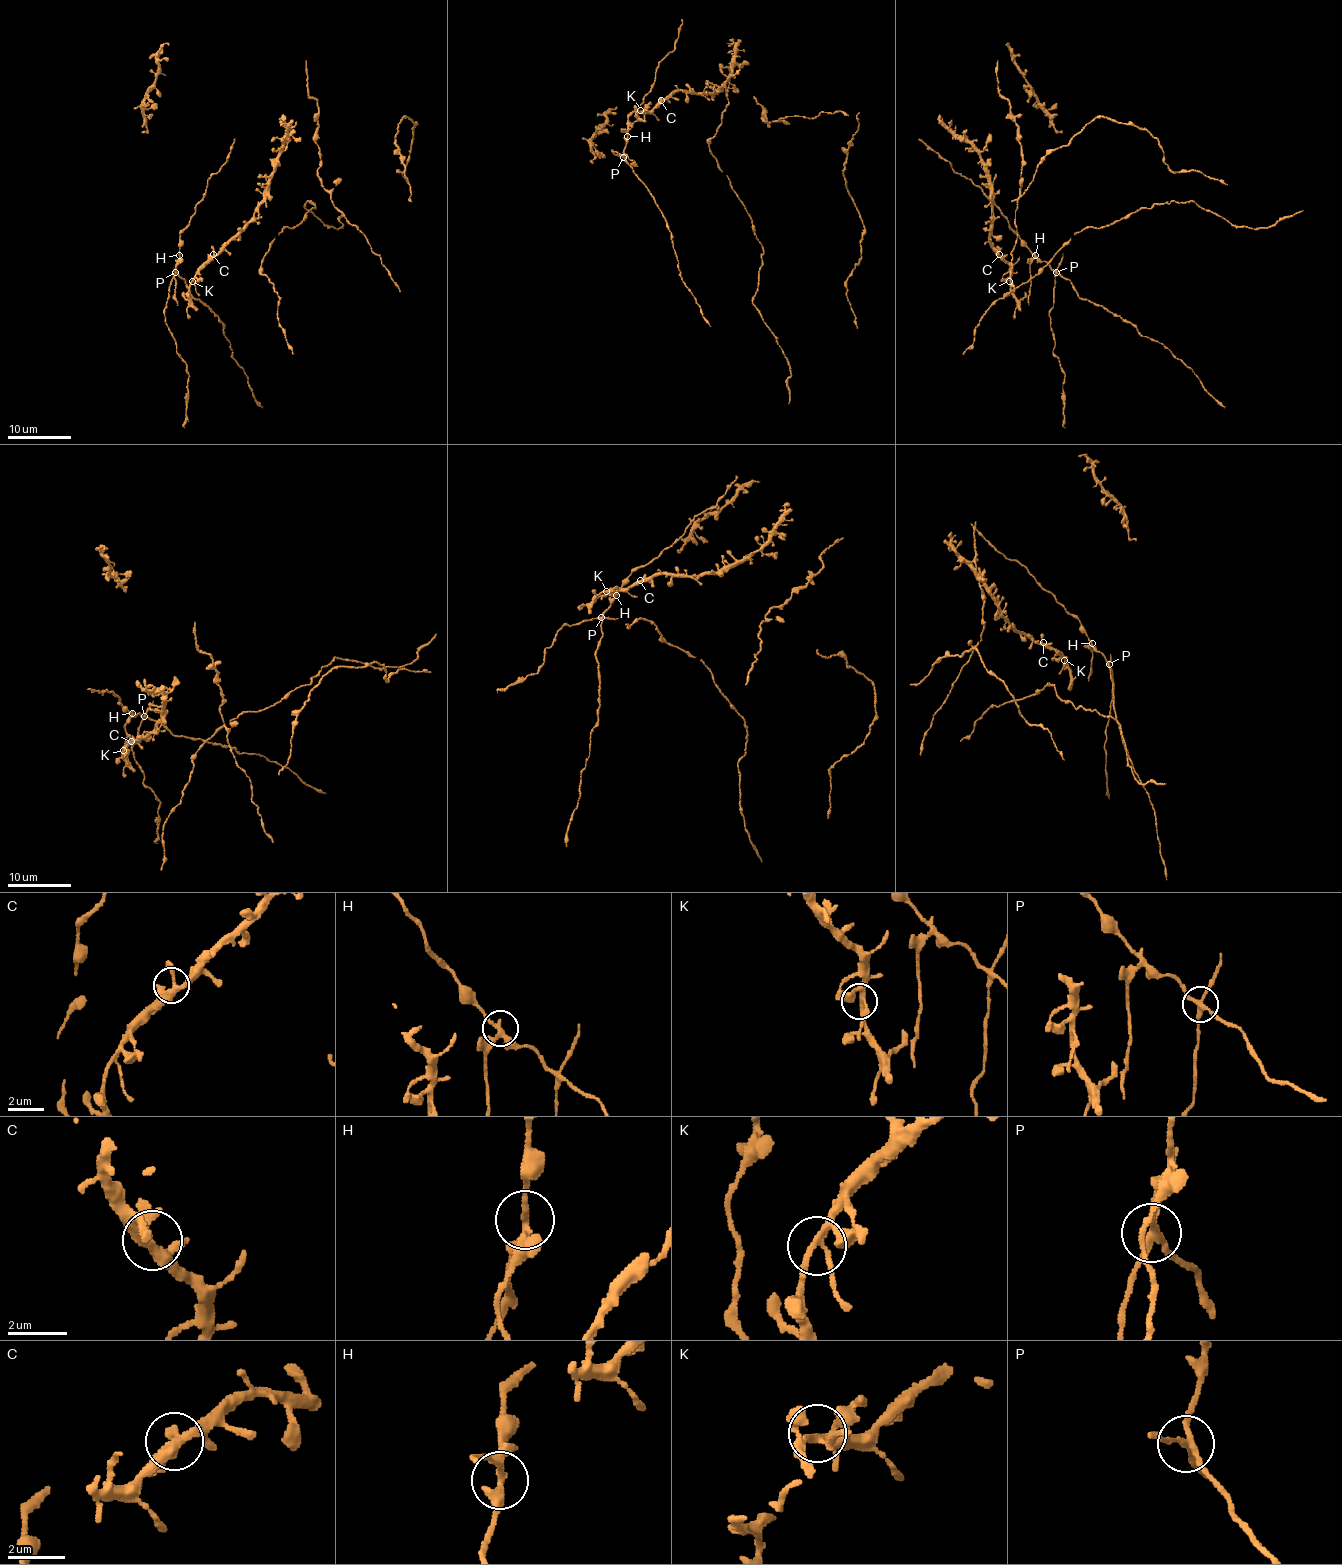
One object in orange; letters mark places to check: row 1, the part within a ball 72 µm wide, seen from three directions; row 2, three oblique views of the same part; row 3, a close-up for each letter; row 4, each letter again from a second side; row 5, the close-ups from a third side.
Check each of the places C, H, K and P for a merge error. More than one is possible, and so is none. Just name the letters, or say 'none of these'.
H, P

